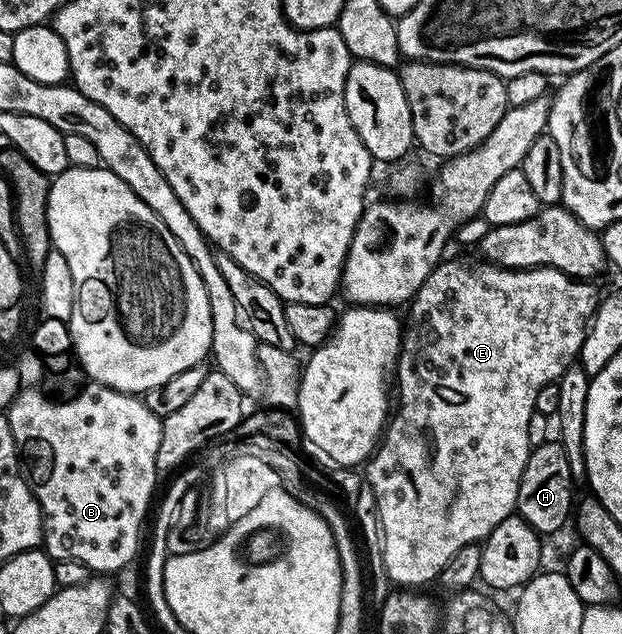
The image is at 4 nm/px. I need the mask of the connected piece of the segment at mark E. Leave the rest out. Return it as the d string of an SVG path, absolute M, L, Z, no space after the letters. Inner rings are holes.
M476 260L475 263L447 261L440 261L409 303L411 311L407 318L405 314L403 345L399 348L397 363L399 411L396 414L394 411L393 417L386 423L385 433L365 466L365 480L373 488L373 496L377 496L379 528L383 539L382 573L387 574L388 580L396 582L396 587L399 588L423 588L426 582L434 583L455 553L466 545L482 543L493 532L493 528L501 524L501 520L516 513L519 481L533 449L529 442L529 420L535 413L537 392L541 392L545 384L558 383L562 374L570 366L576 365L579 349L600 299L590 281L571 278L565 272L554 270L552 266L538 266L532 270L506 270L504 266L495 266L492 262L482 260Z

